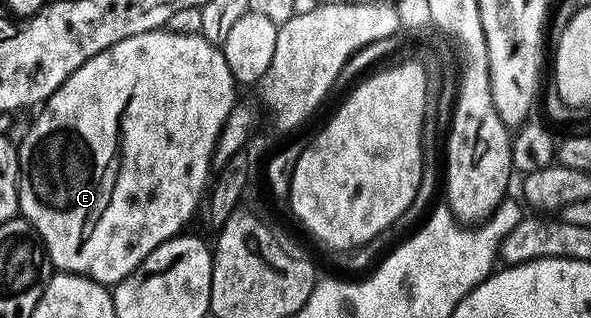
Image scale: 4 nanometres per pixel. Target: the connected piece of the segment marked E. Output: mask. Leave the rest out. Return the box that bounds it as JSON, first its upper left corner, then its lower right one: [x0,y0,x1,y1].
[16,29,238,285]

